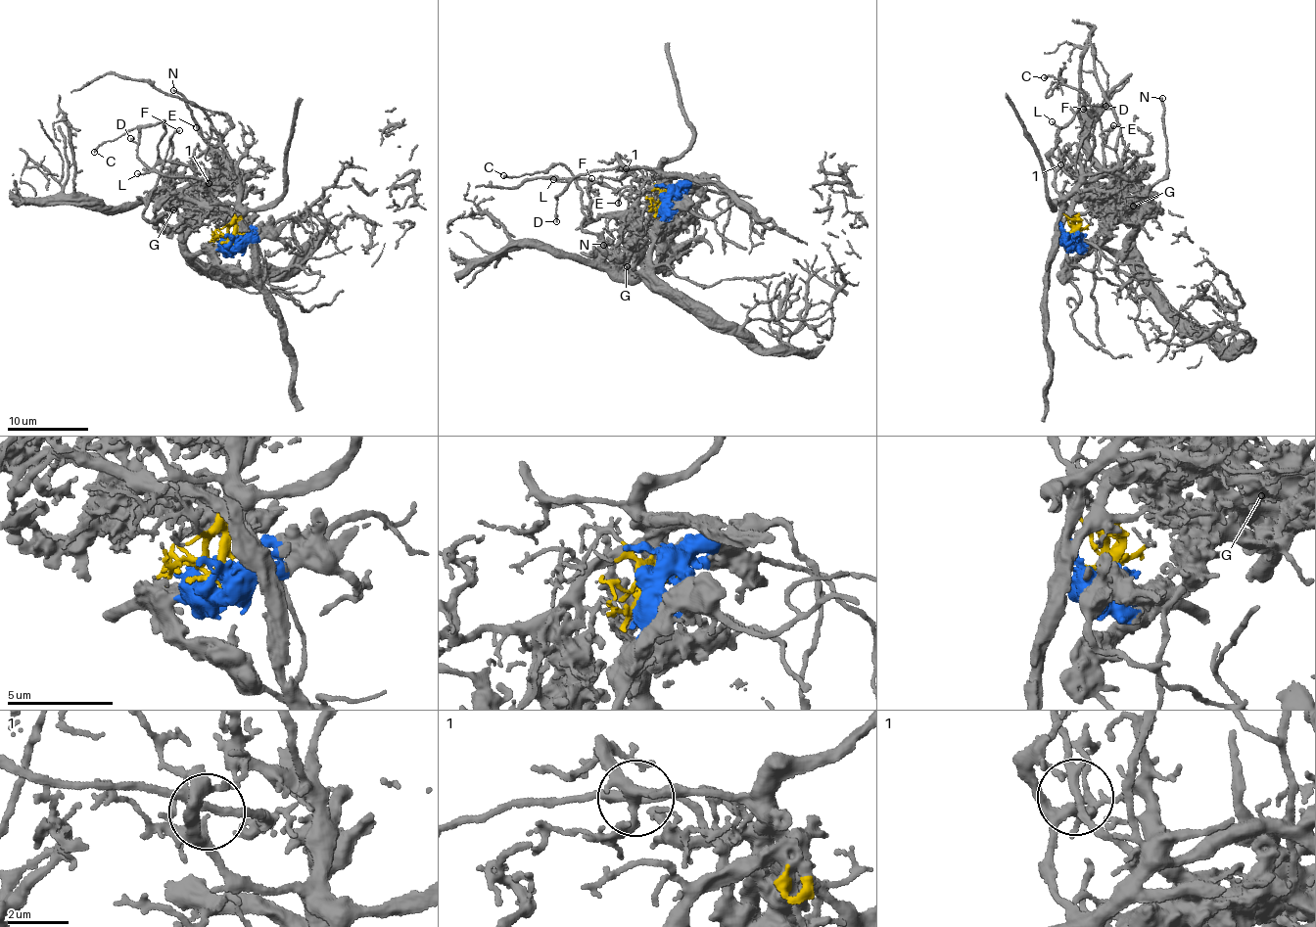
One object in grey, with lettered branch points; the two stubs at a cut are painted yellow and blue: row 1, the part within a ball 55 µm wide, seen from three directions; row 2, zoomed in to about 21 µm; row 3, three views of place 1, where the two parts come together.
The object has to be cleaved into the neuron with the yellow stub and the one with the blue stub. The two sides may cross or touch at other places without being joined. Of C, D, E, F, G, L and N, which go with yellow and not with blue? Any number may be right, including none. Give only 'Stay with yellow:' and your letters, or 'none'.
Stay with yellow: G

